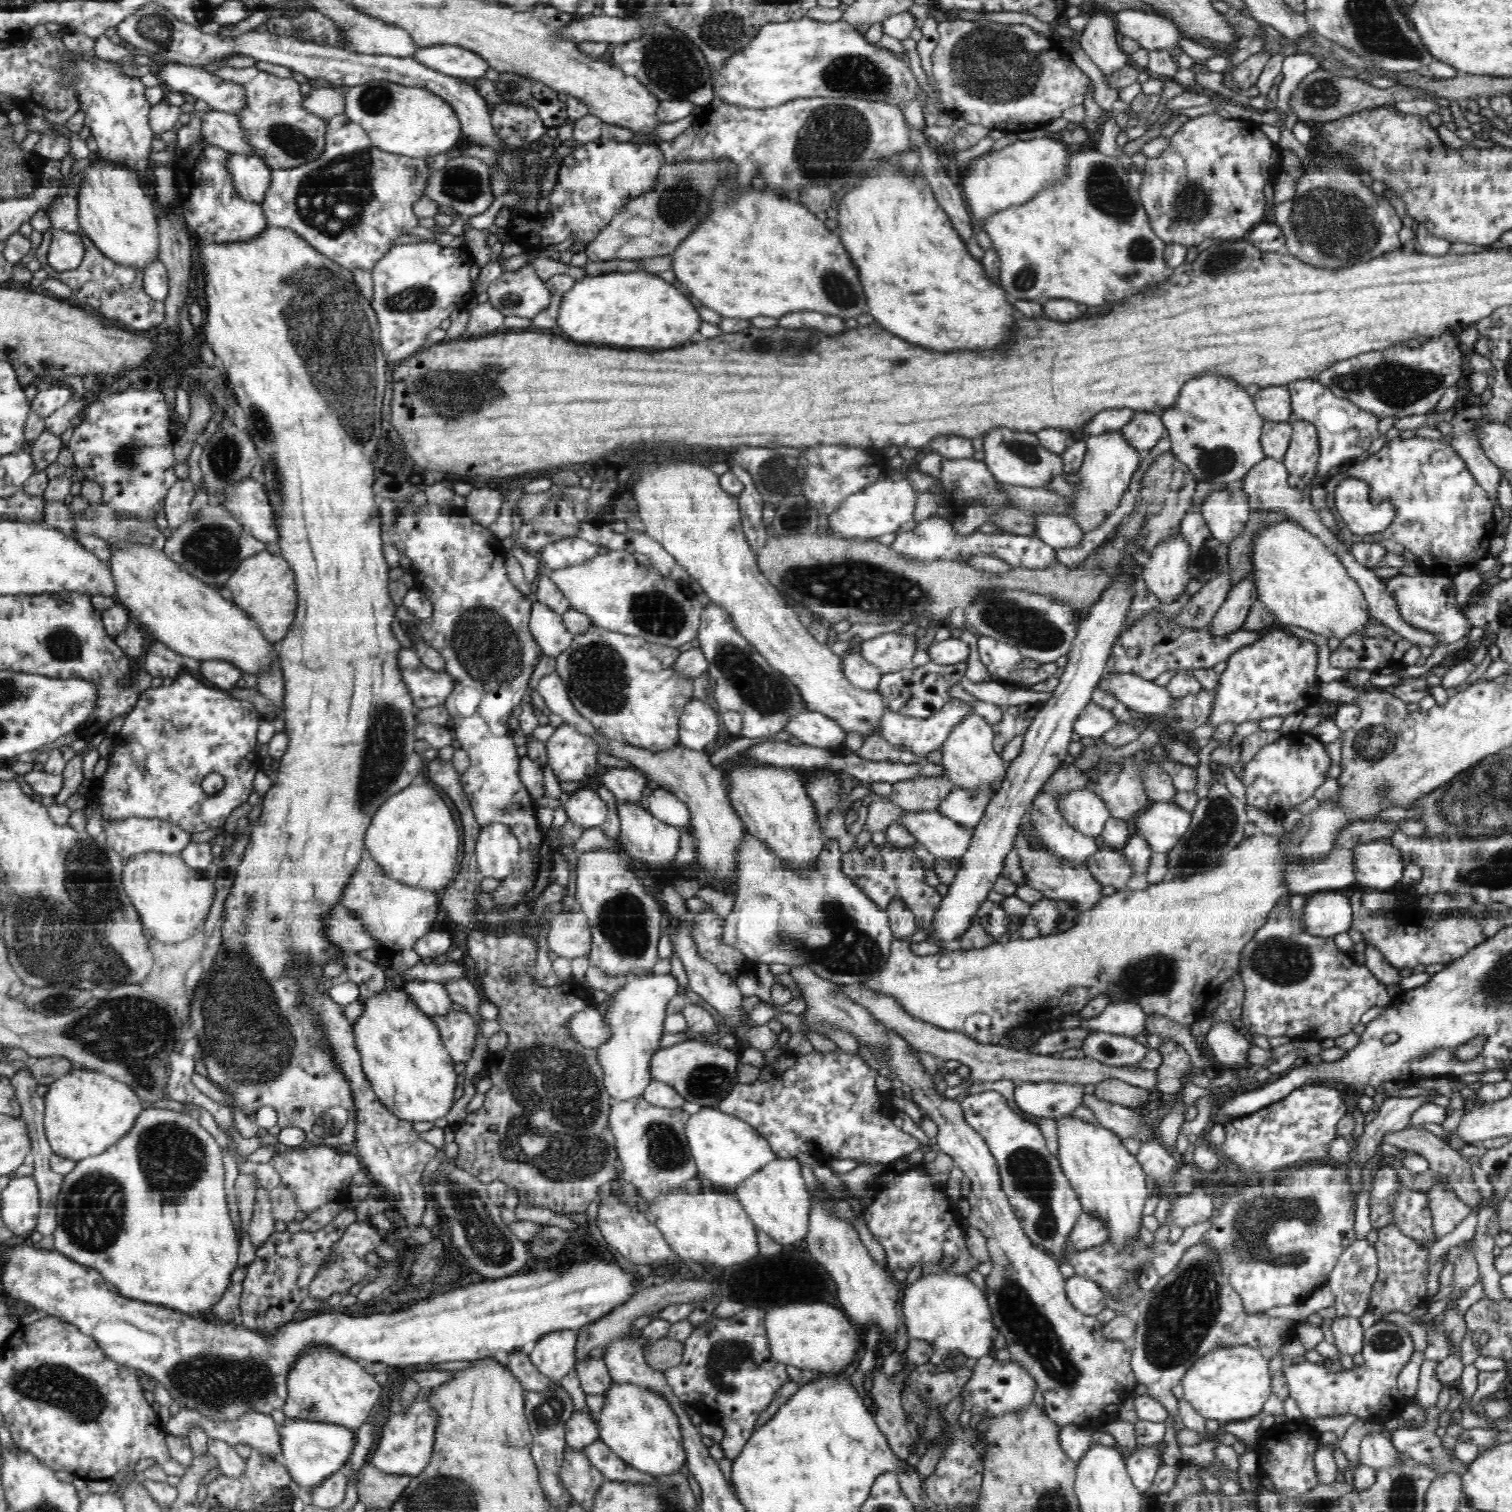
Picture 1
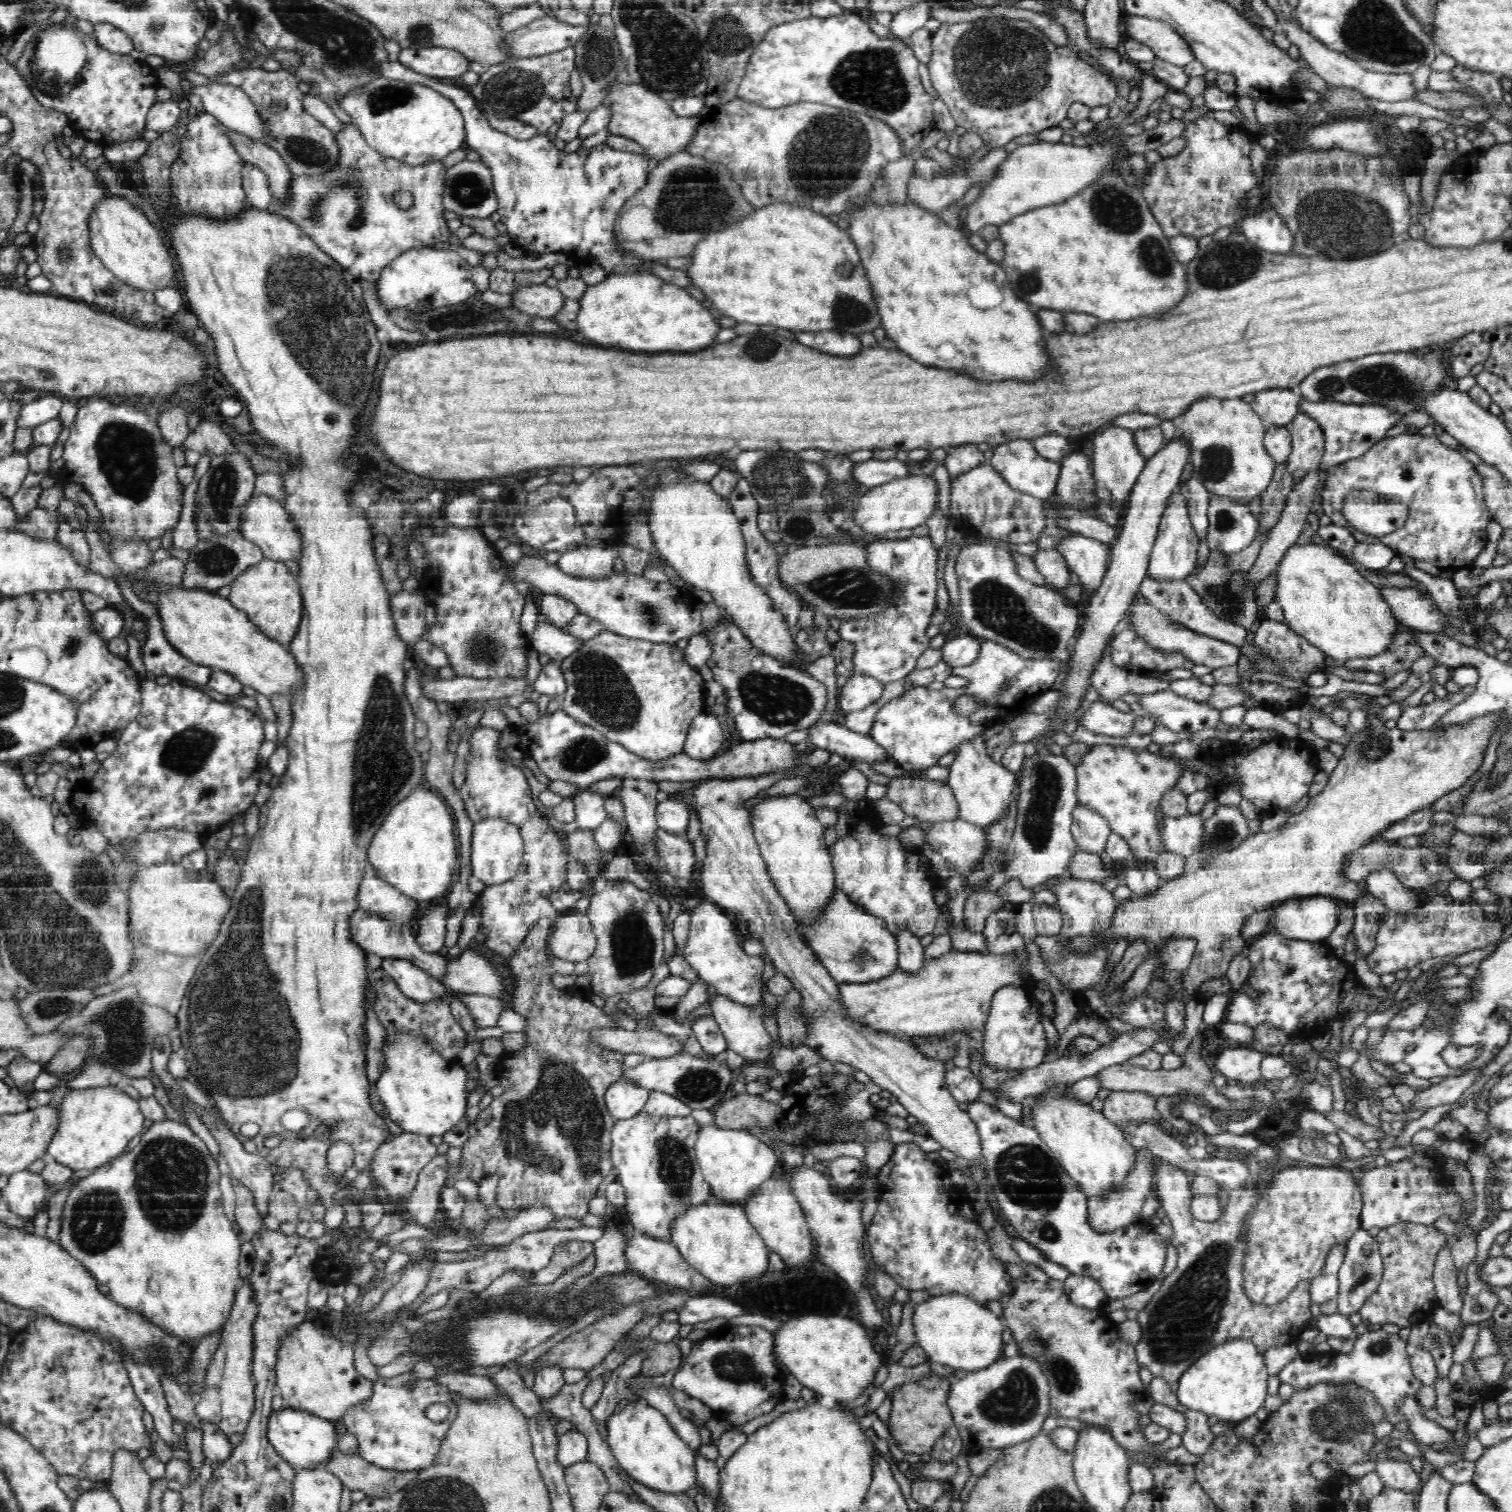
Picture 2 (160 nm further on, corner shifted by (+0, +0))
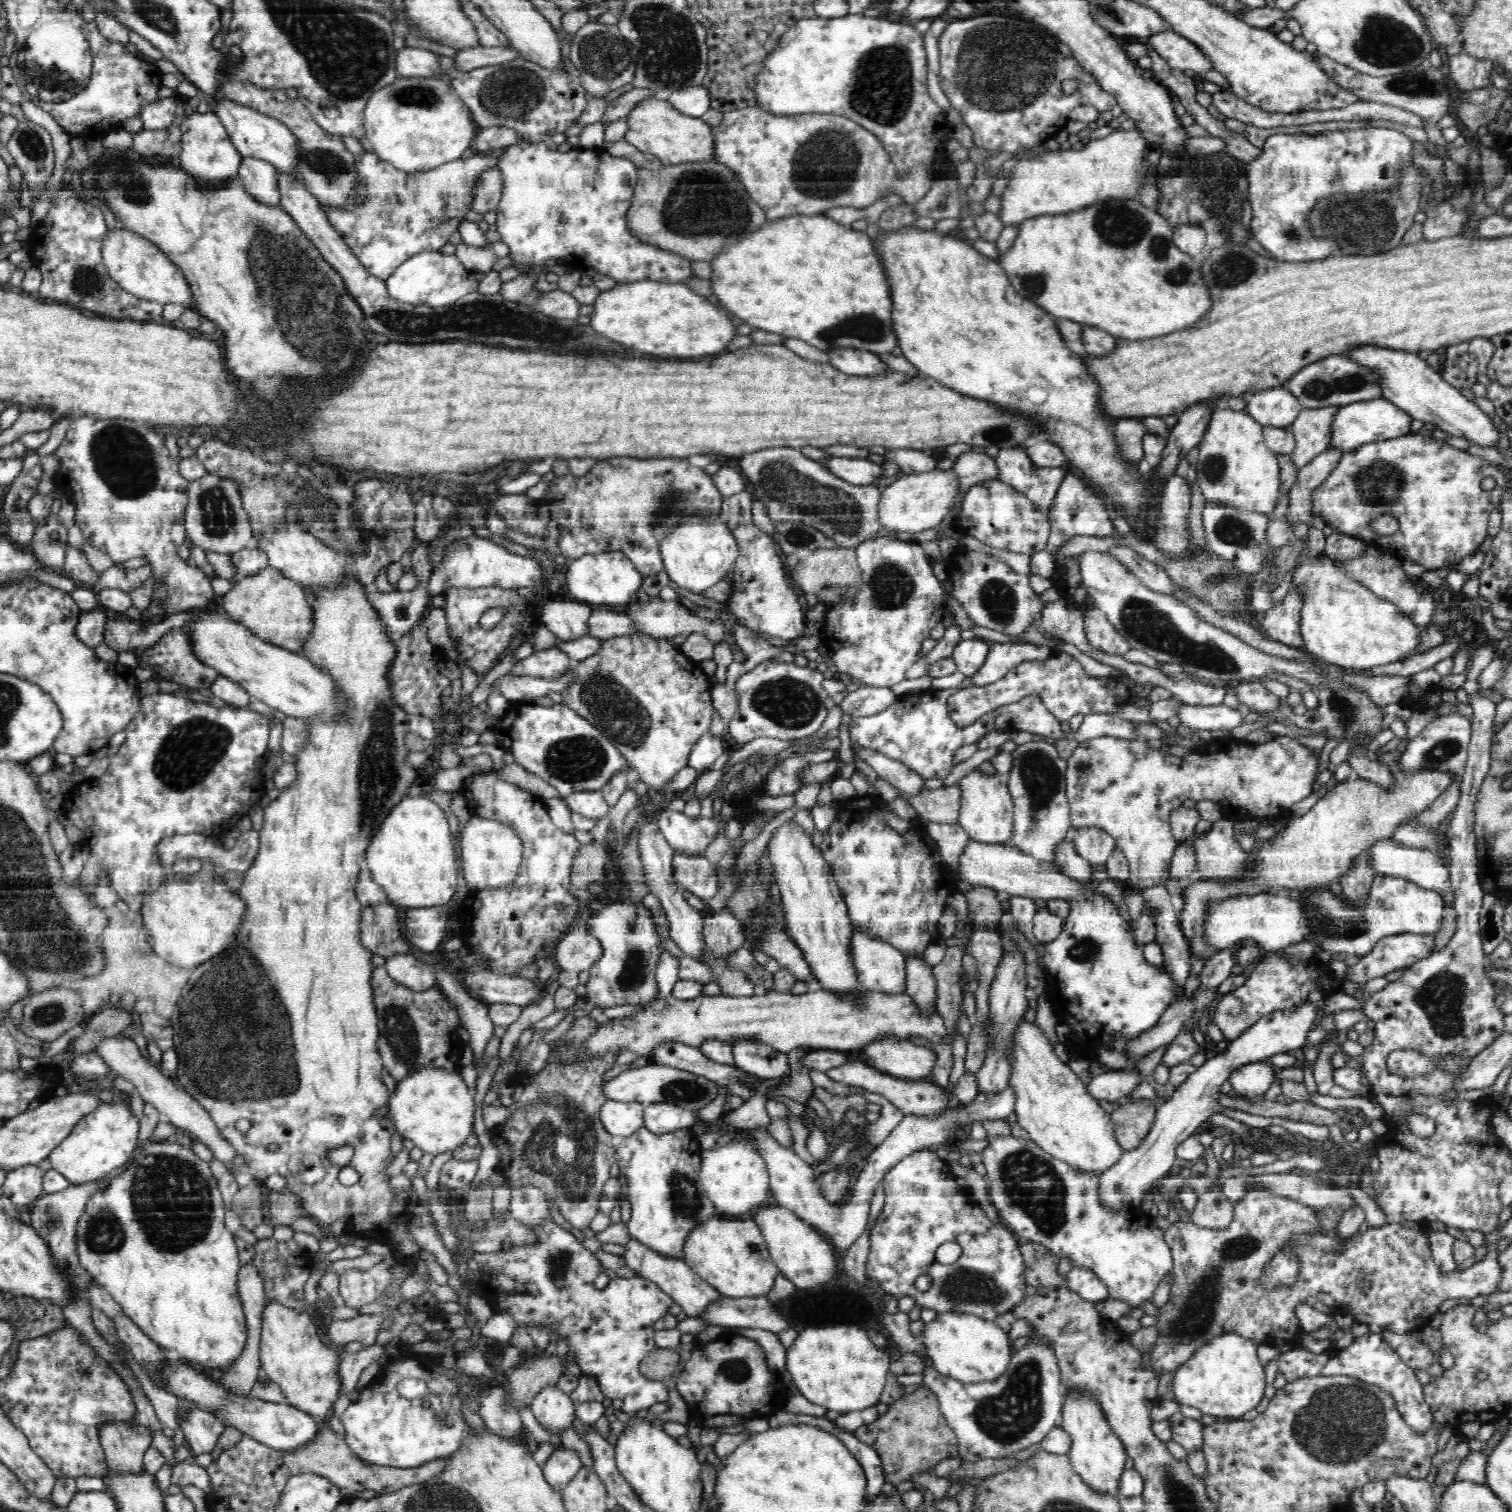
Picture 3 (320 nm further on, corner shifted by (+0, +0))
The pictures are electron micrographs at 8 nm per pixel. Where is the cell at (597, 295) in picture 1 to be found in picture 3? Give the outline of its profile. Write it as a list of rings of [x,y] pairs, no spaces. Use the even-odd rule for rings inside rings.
[[[656,280],[627,281],[617,283],[612,290],[601,291],[594,302],[589,325],[594,334],[602,338],[670,358],[718,354],[722,348],[728,348],[736,336],[734,324],[726,316],[720,316],[716,306],[698,296],[688,285]]]

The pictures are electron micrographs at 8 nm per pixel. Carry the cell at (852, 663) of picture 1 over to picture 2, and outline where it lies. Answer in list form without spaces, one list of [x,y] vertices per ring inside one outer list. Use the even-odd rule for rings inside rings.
[[[854,672],[838,694],[838,710],[847,715],[852,710],[868,708],[882,696],[884,686],[882,681],[873,676]]]

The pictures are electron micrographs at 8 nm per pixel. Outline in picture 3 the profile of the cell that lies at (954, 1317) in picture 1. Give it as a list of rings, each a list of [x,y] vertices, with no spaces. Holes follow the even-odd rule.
[[[955,1310],[941,1314],[936,1322],[925,1324],[920,1336],[927,1349],[927,1356],[939,1374],[964,1383],[994,1381],[1000,1374],[1004,1374],[1014,1355],[1008,1333],[996,1326],[995,1322],[978,1317],[977,1314]]]

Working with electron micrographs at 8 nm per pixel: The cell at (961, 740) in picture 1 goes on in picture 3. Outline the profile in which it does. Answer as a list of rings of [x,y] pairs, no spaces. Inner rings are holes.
[[[978,772],[966,776],[960,782],[960,812],[958,824],[966,830],[969,838],[980,842],[1001,842],[1011,844],[1013,825],[1013,799],[1006,784],[1002,784],[998,778],[988,778]]]

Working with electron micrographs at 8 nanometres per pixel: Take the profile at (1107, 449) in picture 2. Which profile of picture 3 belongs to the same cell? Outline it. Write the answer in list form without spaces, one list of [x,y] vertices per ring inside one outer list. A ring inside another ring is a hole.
[[[1127,417],[1126,420],[1118,420],[1113,430],[1114,439],[1120,449],[1118,456],[1123,462],[1140,464],[1144,458],[1142,438],[1147,434],[1147,429],[1139,423],[1137,418]]]

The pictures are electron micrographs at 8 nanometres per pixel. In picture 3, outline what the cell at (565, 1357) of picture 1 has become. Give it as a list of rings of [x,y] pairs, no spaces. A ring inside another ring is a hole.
[[[550,1385],[535,1394],[530,1407],[538,1424],[550,1433],[573,1428],[575,1404],[570,1395],[564,1394],[556,1385]]]

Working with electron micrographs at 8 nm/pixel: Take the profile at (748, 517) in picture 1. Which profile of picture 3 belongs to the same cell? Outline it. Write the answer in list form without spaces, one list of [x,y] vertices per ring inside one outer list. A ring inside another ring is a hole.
[[[745,490],[723,498],[720,516],[724,517],[726,525],[732,529],[739,550],[733,568],[732,594],[726,603],[734,613],[736,622],[745,628],[767,634],[776,642],[779,639],[790,641],[806,634],[806,617],[798,601],[799,596],[786,578],[786,563],[780,549],[776,547],[773,538],[752,521],[752,503],[755,500]]]

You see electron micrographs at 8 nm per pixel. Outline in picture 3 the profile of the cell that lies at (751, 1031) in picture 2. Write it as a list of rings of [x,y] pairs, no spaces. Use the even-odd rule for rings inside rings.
[[[736,1040],[732,1048],[733,1064],[760,1080],[783,1077],[790,1071],[788,1053],[778,1051],[765,1041]]]

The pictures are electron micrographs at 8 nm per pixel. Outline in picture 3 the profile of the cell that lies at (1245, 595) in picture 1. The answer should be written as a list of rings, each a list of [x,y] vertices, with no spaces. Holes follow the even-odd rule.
[[[1328,447],[1296,473],[1296,483],[1289,491],[1290,505],[1285,515],[1295,529],[1303,528],[1304,523],[1314,517],[1314,490],[1320,487],[1336,468],[1343,453],[1336,447]]]

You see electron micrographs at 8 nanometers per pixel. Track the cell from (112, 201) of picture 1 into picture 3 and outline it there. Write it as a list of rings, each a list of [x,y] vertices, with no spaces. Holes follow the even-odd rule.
[[[132,229],[116,230],[101,241],[102,260],[108,273],[126,292],[135,294],[144,300],[158,301],[160,304],[181,304],[190,306],[190,287],[182,271],[150,240]]]

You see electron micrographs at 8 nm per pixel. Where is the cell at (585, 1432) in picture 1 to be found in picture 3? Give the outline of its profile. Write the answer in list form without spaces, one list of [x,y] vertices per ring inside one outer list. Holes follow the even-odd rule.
[[[564,1449],[552,1453],[543,1464],[543,1475],[550,1486],[557,1489],[565,1486],[574,1477],[574,1474],[583,1467],[582,1458],[576,1451]]]

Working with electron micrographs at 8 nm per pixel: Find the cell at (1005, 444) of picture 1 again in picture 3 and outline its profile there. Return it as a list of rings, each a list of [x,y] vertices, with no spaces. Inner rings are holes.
[[[1016,446],[1000,449],[995,461],[998,478],[1023,493],[1048,515],[1066,474],[1064,467],[1044,468],[1034,464],[1025,448]]]

